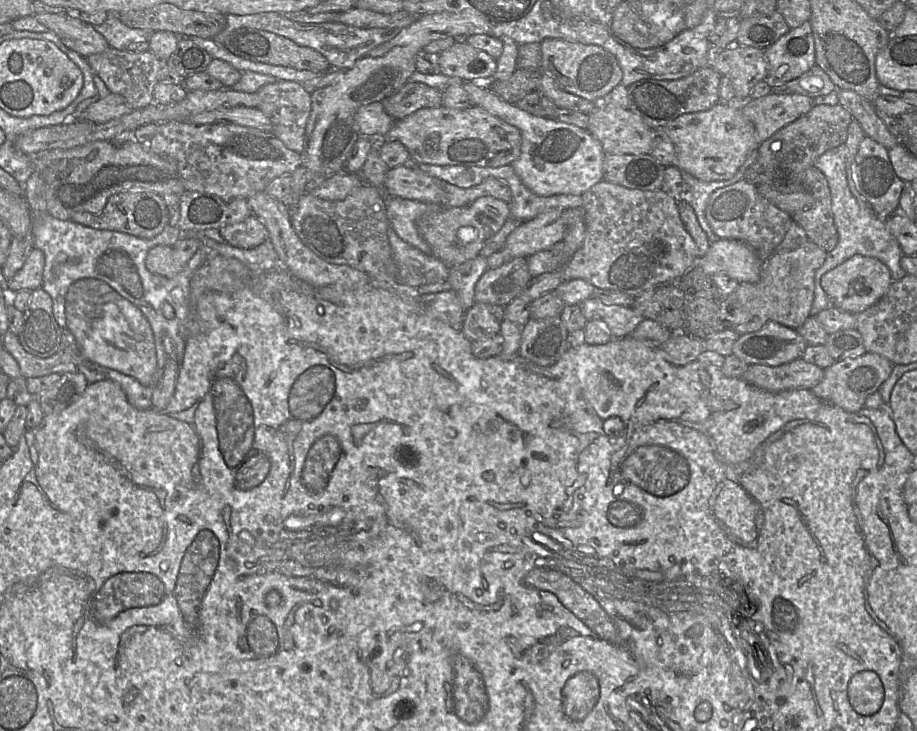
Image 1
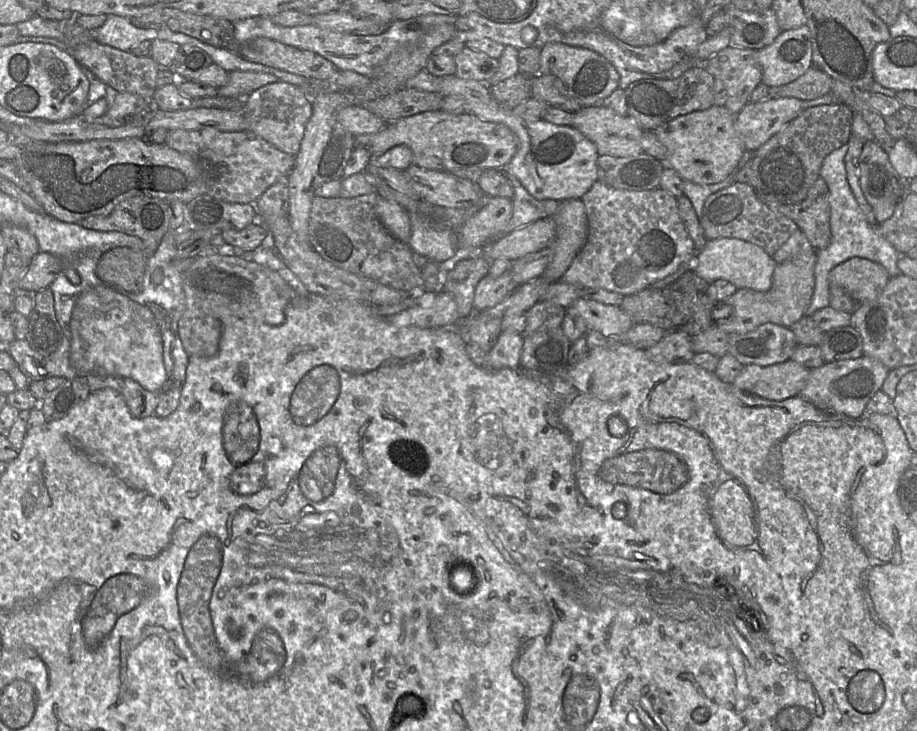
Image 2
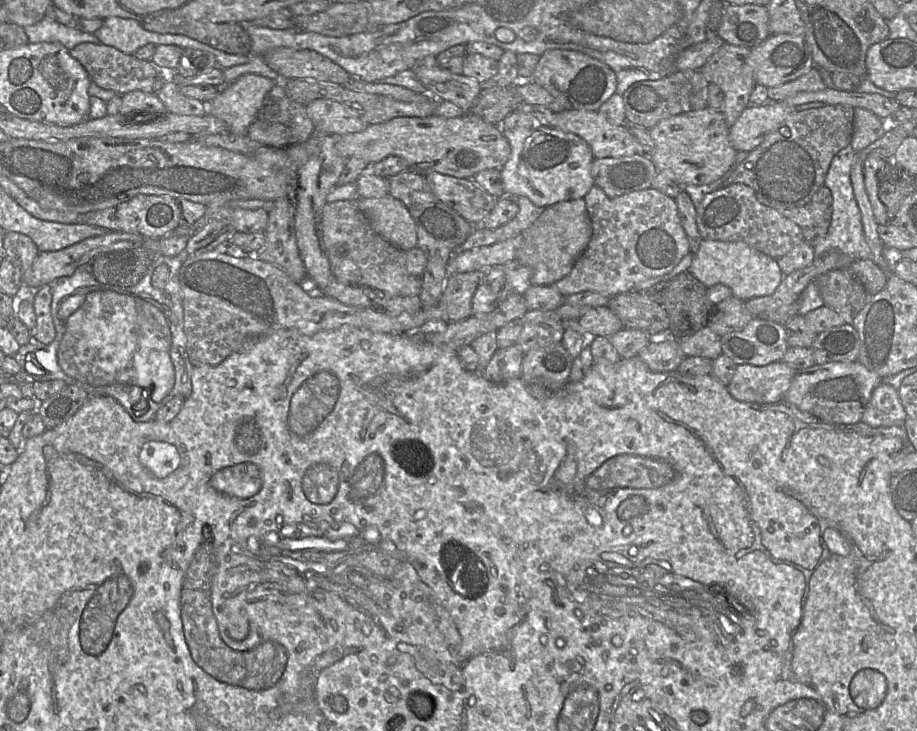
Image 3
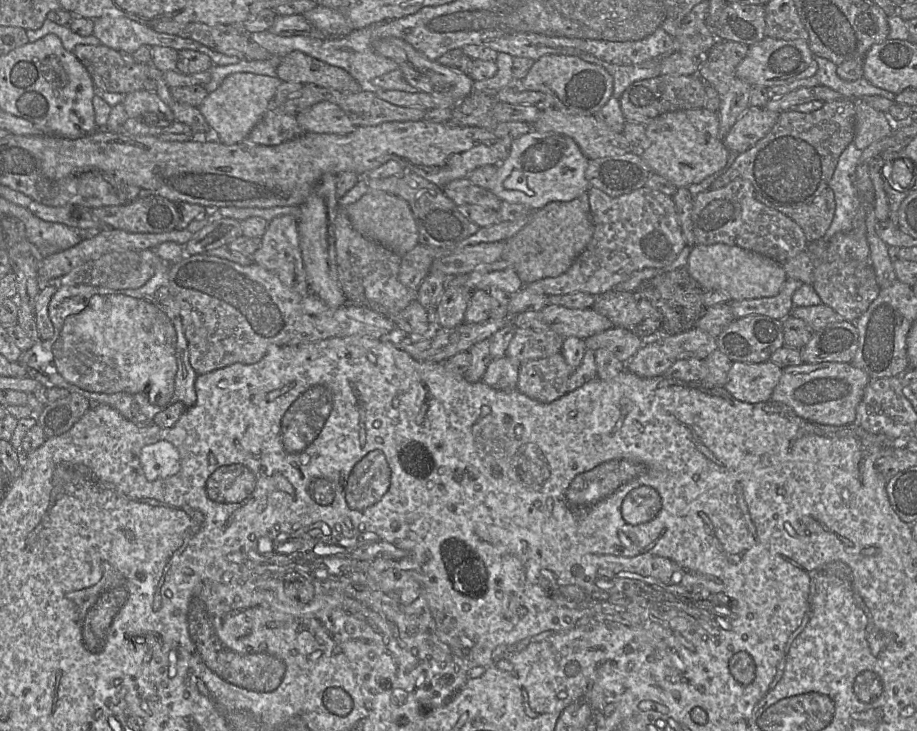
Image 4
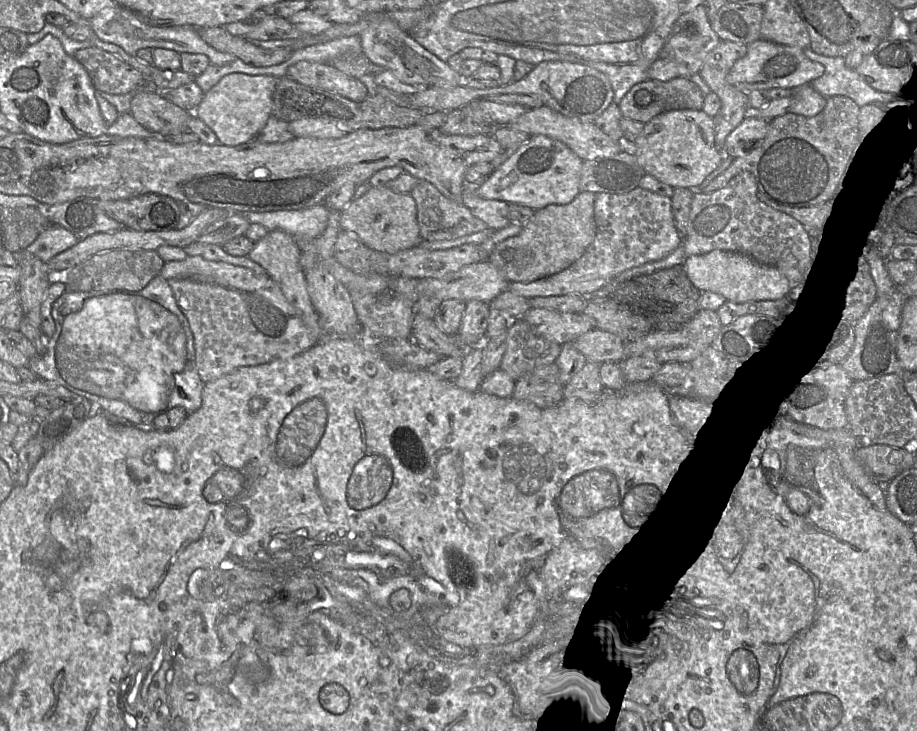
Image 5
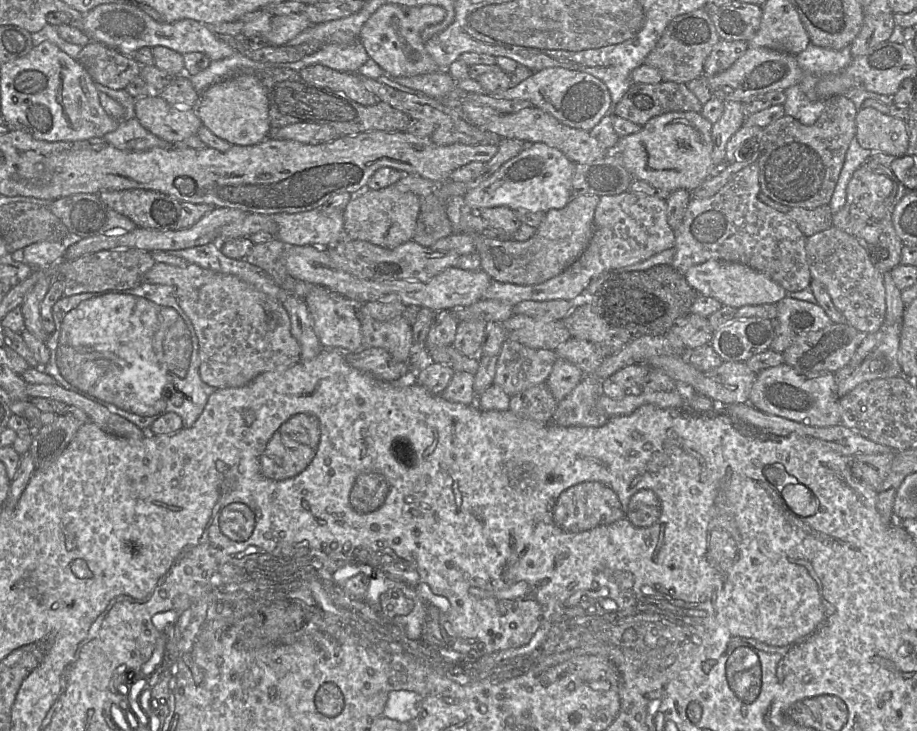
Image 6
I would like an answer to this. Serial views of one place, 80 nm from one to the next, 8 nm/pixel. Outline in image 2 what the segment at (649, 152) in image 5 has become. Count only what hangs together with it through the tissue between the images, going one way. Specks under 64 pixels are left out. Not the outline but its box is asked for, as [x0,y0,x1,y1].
[654,106,746,184]

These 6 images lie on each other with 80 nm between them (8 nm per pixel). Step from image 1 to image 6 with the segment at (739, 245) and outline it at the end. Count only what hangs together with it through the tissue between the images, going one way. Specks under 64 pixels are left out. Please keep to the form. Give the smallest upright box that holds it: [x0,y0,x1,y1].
[685,260,788,306]

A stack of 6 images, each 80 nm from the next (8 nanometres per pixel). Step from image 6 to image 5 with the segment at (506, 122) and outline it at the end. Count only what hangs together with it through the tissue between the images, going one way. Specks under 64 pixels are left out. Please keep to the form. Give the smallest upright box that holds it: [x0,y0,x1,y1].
[508,105,624,161]

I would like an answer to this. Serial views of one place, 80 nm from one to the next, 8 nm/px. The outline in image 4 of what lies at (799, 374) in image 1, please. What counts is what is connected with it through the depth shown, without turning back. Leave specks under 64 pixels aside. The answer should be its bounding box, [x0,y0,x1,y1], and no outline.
[724,361,782,402]

